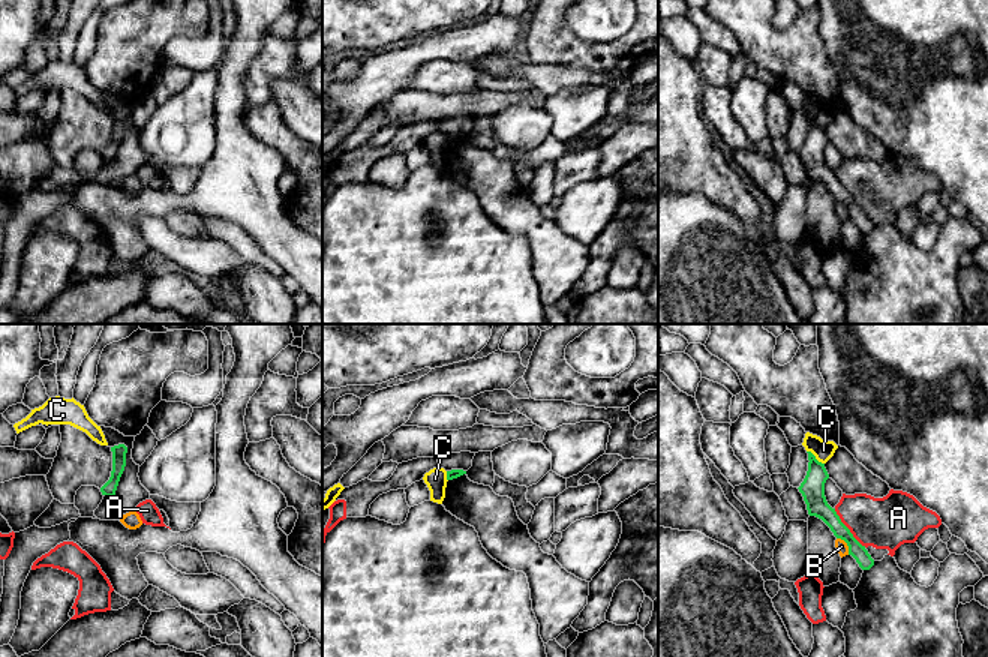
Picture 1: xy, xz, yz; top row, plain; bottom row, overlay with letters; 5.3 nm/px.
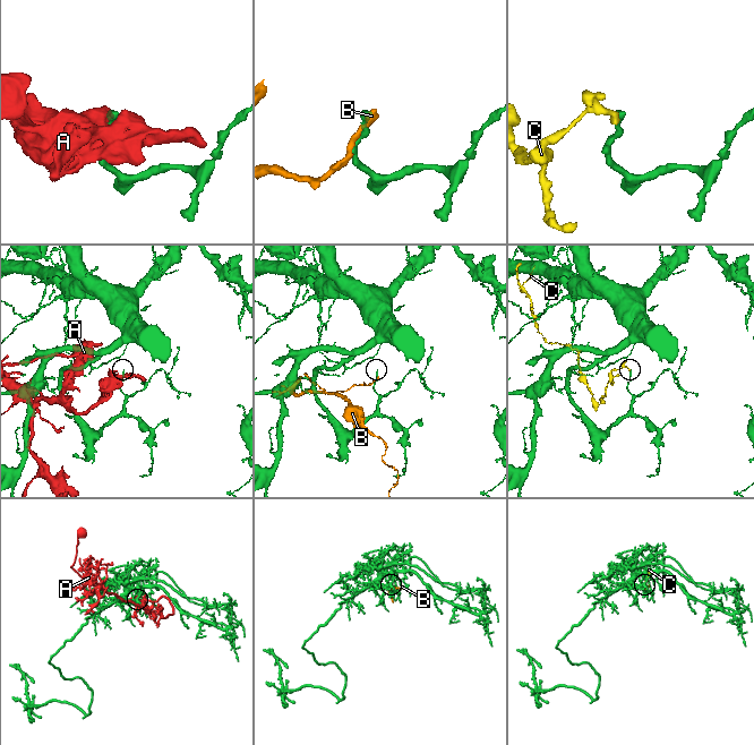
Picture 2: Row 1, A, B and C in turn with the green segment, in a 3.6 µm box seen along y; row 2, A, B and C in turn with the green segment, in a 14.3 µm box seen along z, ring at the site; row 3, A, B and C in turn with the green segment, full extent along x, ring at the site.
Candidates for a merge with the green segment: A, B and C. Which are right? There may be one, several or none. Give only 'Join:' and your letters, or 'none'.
Join: none

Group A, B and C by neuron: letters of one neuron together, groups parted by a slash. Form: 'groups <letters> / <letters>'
groups A / B / C

